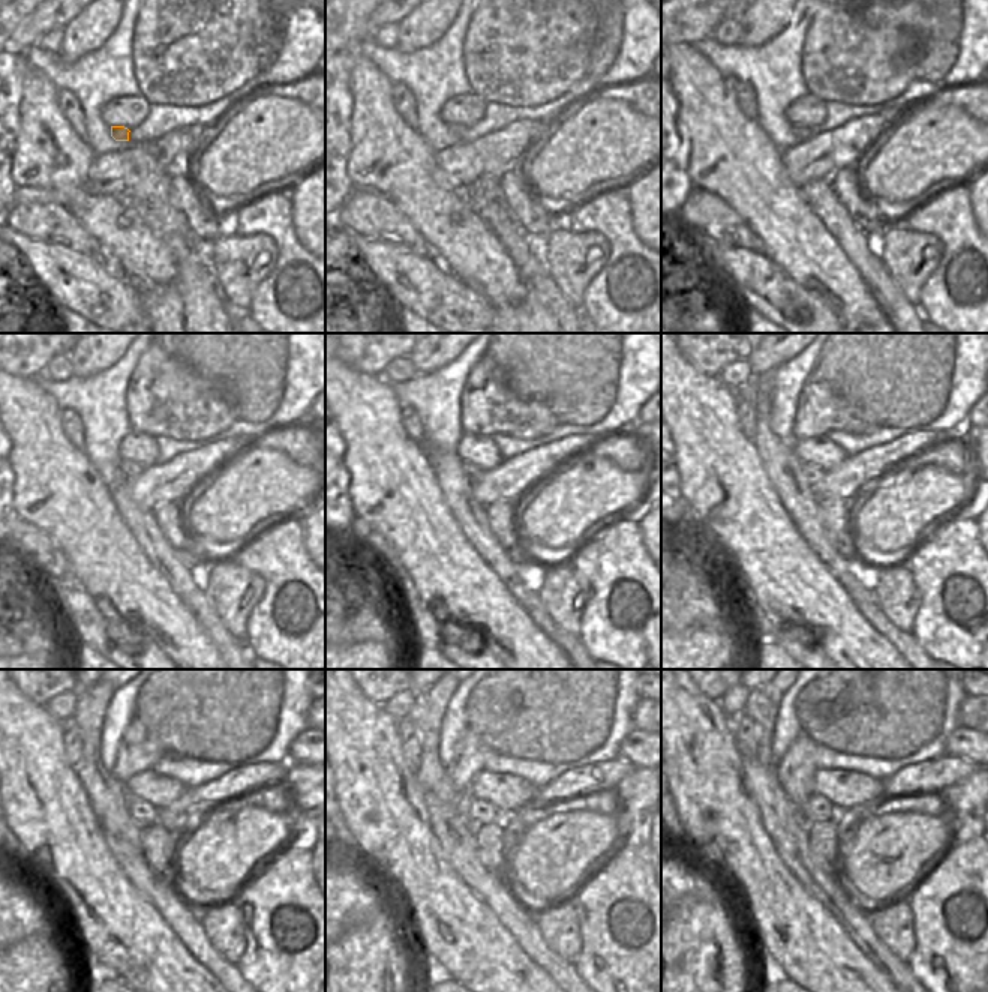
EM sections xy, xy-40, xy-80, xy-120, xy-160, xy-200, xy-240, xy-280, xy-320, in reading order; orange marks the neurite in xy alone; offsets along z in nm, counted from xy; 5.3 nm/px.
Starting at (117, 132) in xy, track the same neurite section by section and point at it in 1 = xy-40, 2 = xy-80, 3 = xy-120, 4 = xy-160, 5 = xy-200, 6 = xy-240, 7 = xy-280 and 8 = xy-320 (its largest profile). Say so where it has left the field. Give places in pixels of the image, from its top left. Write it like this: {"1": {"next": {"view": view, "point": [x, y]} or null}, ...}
{"1": {"next": {"view": "xy-40", "point": [458, 132]}}, "2": {"next": {"view": "xy-80", "point": [802, 132]}}, "3": {"next": {"view": "xy-120", "point": [131, 470]}}, "4": {"next": {"view": "xy-160", "point": [474, 473]}}, "5": {"next": {"view": "xy-200", "point": [811, 474]}}, "6": {"next": {"view": "xy-240", "point": [143, 812]}}, "7": {"next": {"view": "xy-280", "point": [480, 812]}}, "8": {"next": {"view": "xy-320", "point": [817, 809]}}}

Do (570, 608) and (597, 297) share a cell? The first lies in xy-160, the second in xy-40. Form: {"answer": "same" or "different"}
{"answer": "different"}

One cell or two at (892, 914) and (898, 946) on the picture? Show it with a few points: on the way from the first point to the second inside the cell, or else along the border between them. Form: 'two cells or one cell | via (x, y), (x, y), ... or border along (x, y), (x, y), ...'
one cell | via (892, 922), (898, 938)

